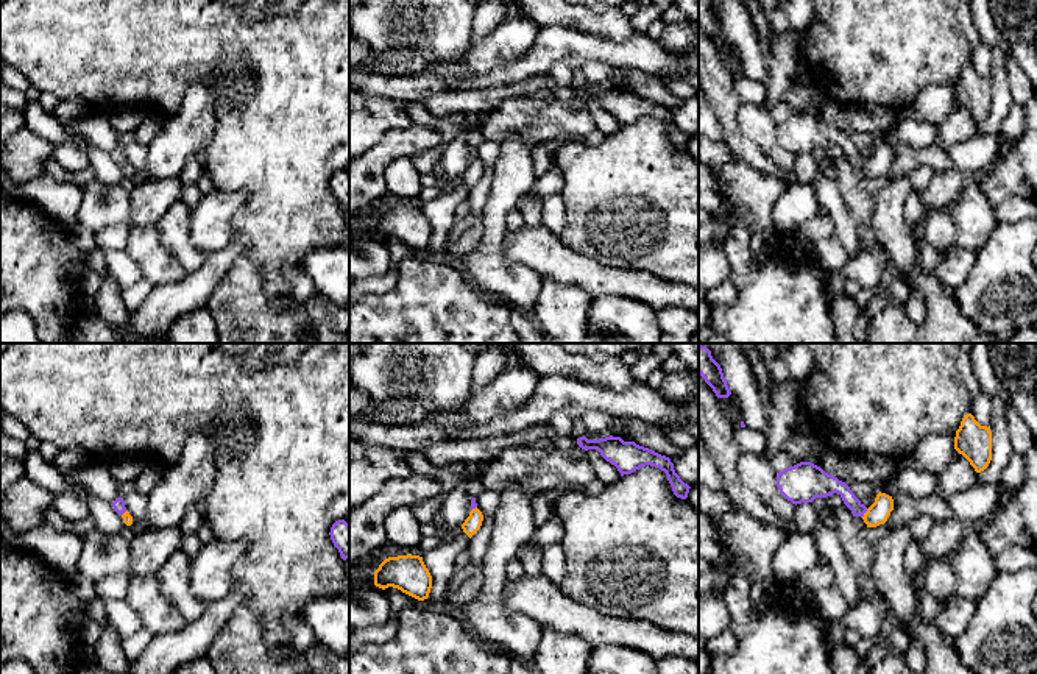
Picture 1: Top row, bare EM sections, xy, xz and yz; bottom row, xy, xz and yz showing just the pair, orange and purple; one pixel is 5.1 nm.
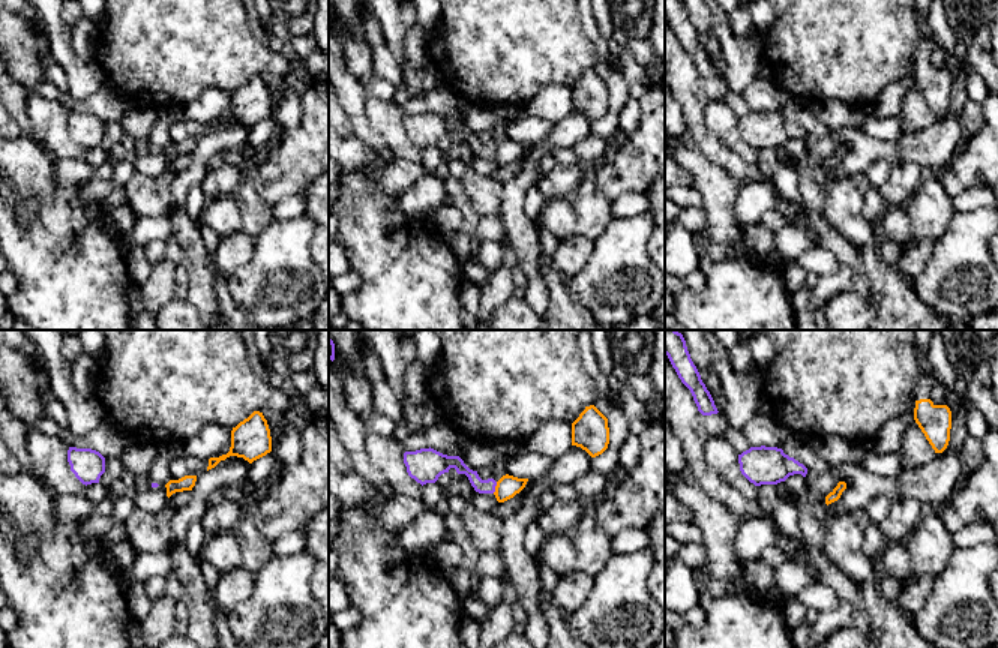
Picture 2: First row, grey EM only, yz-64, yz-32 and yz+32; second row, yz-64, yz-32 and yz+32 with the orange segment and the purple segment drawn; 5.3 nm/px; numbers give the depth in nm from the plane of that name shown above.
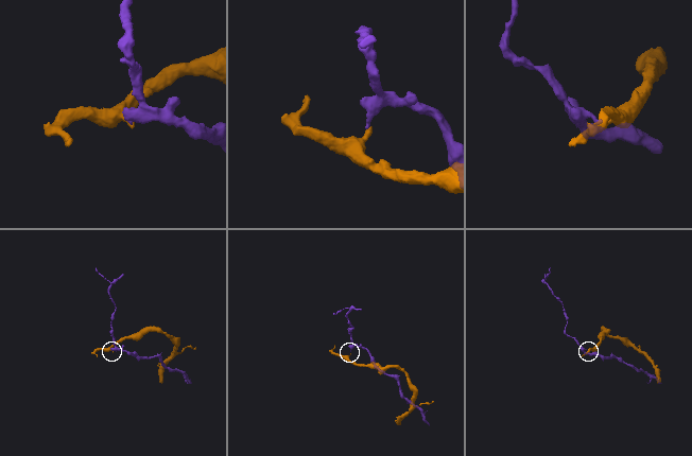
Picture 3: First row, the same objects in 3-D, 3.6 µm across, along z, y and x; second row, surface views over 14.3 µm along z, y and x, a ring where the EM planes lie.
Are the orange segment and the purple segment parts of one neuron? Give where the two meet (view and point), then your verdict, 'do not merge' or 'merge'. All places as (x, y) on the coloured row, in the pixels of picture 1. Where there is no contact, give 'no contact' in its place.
contact yz (864, 514); do not merge

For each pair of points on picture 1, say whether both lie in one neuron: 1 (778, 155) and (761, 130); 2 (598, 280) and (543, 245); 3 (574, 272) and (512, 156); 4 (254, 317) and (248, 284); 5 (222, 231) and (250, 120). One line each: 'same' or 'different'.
1: same
2: same
3: different
4: same
5: different

